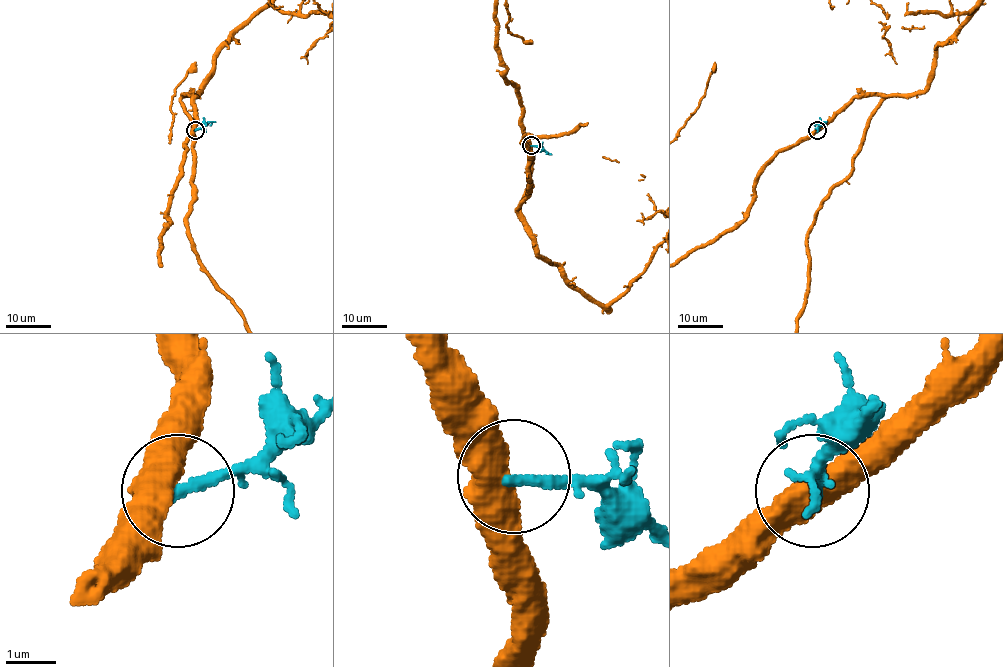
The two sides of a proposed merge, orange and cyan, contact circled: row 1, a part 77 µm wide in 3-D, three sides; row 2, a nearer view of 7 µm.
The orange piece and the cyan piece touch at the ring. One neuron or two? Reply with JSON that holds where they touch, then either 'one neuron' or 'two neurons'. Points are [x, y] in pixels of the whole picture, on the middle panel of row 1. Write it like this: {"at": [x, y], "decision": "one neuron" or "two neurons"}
{"at": [531, 145], "decision": "two neurons"}

